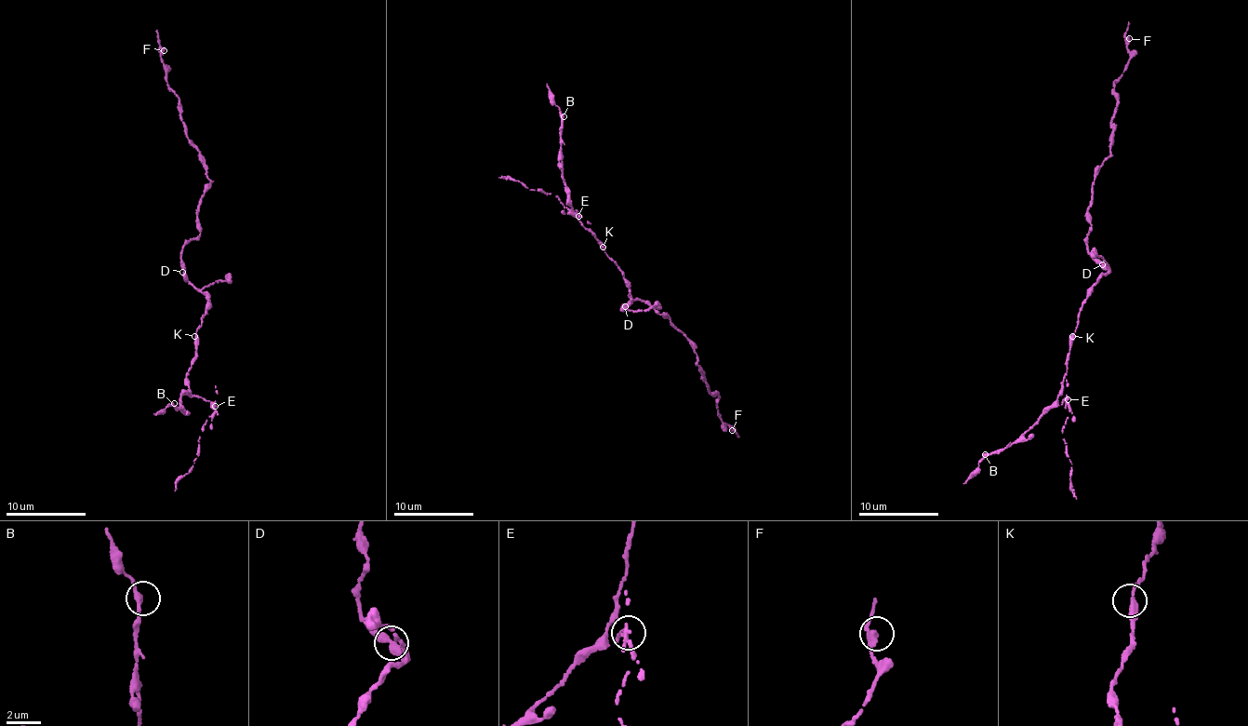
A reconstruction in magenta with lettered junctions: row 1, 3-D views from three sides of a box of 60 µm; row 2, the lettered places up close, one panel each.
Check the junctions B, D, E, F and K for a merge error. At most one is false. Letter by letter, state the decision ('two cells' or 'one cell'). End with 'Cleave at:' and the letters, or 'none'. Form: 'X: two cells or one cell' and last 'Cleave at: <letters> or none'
B: one cell
D: one cell
E: two cells
F: one cell
K: one cell
Cleave at: E

